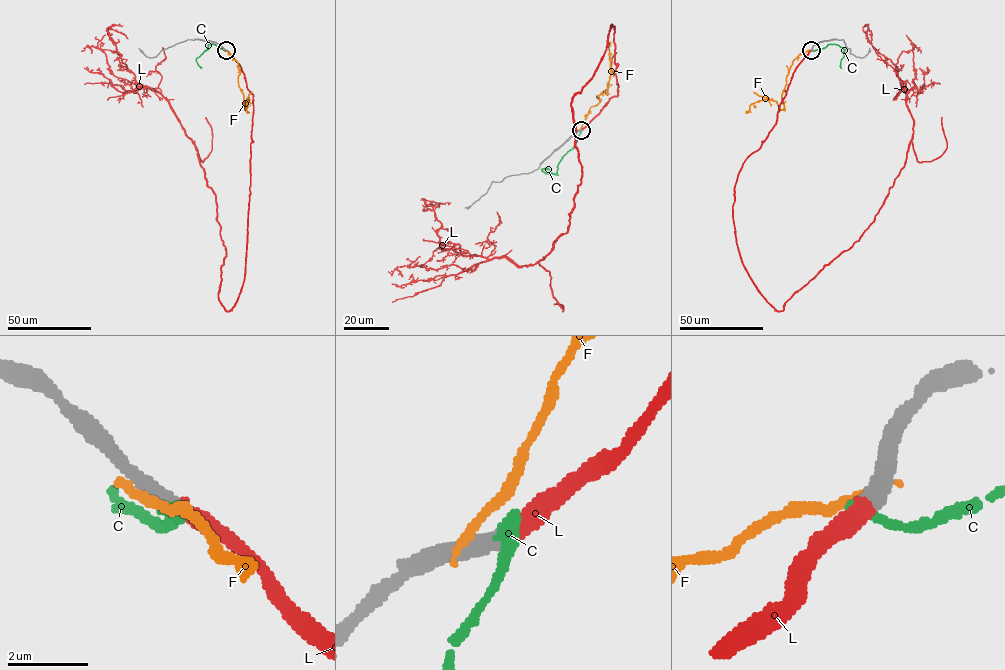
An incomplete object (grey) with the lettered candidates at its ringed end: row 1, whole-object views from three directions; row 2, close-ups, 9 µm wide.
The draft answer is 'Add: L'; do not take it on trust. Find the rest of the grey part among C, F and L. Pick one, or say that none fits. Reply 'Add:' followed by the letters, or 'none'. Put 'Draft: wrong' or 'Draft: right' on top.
Draft: right
Add: L

